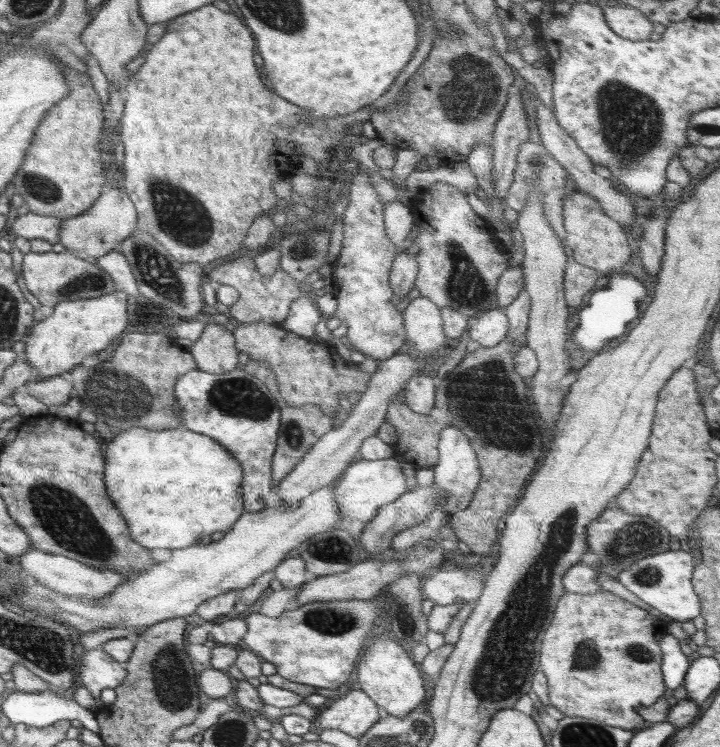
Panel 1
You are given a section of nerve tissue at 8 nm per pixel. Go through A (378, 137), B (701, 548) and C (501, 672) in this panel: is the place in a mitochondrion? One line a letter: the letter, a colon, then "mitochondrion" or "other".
A: other
B: other
C: mitochondrion

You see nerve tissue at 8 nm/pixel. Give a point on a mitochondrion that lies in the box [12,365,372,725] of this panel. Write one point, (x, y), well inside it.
(69, 522)

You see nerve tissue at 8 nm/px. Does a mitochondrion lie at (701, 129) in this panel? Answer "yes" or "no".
yes

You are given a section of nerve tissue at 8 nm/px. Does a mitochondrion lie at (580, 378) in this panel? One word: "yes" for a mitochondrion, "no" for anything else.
no

